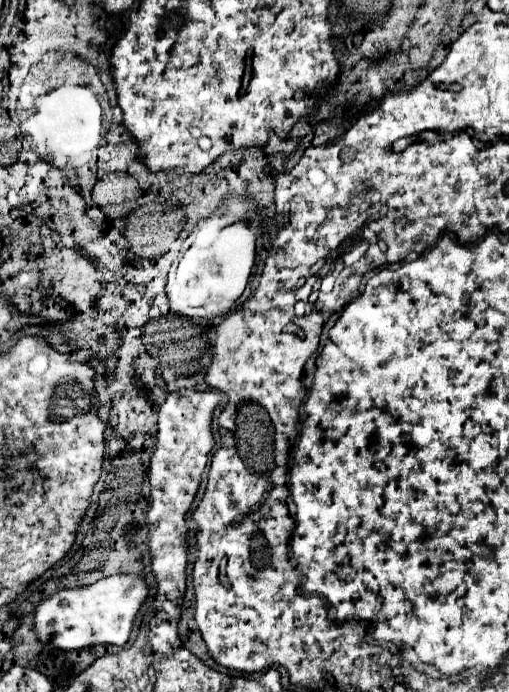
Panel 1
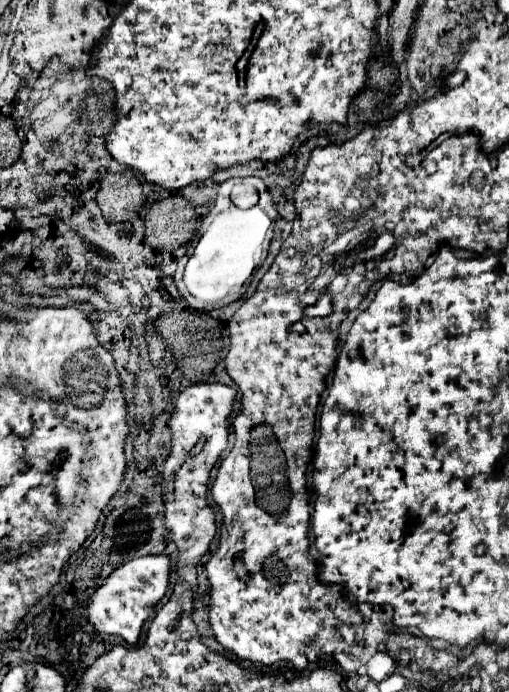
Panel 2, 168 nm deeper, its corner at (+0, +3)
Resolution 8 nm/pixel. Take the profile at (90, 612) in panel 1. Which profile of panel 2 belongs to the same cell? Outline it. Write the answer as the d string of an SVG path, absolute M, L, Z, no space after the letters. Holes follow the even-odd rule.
M148 554L140 556L136 560L130 560L128 564L116 568L100 586L86 606L88 622L94 624L98 632L116 634L122 636L128 644L136 644L144 622L154 612L154 606L162 600L162 596L168 590L168 578L170 578L170 558L166 554Z

